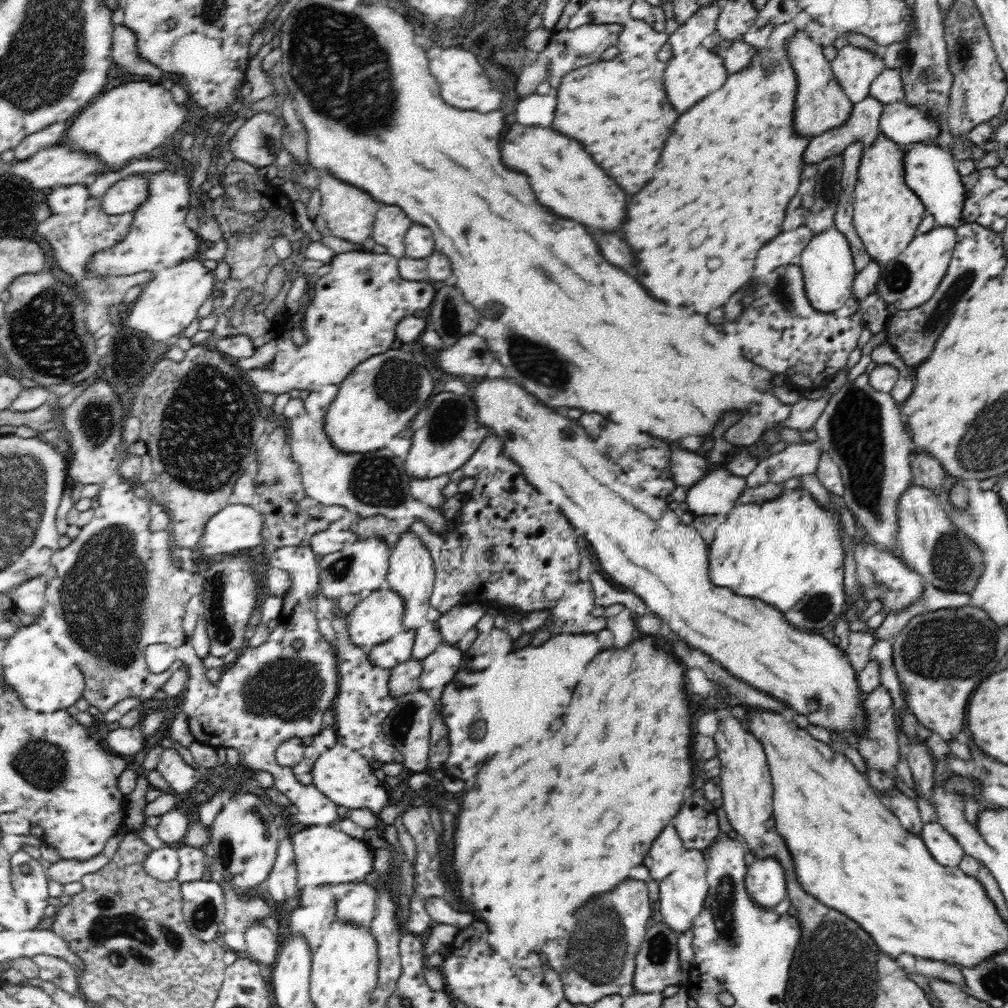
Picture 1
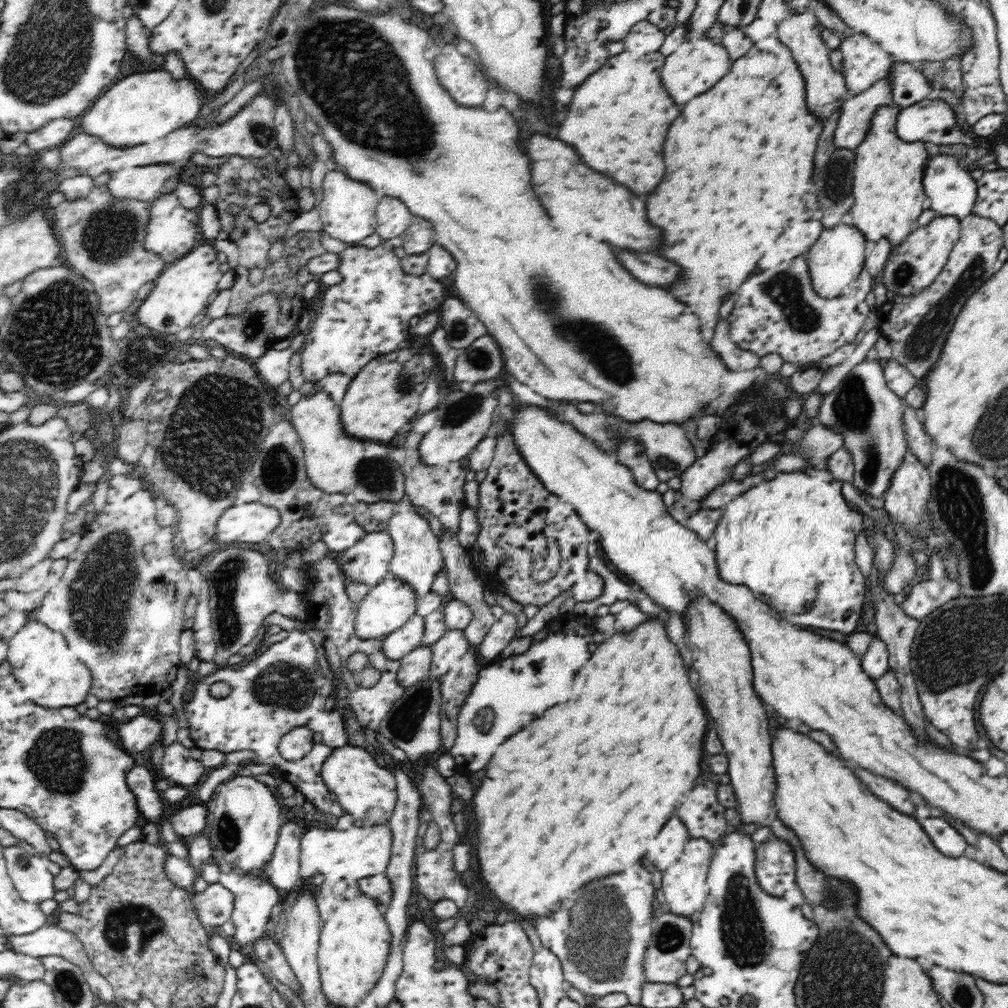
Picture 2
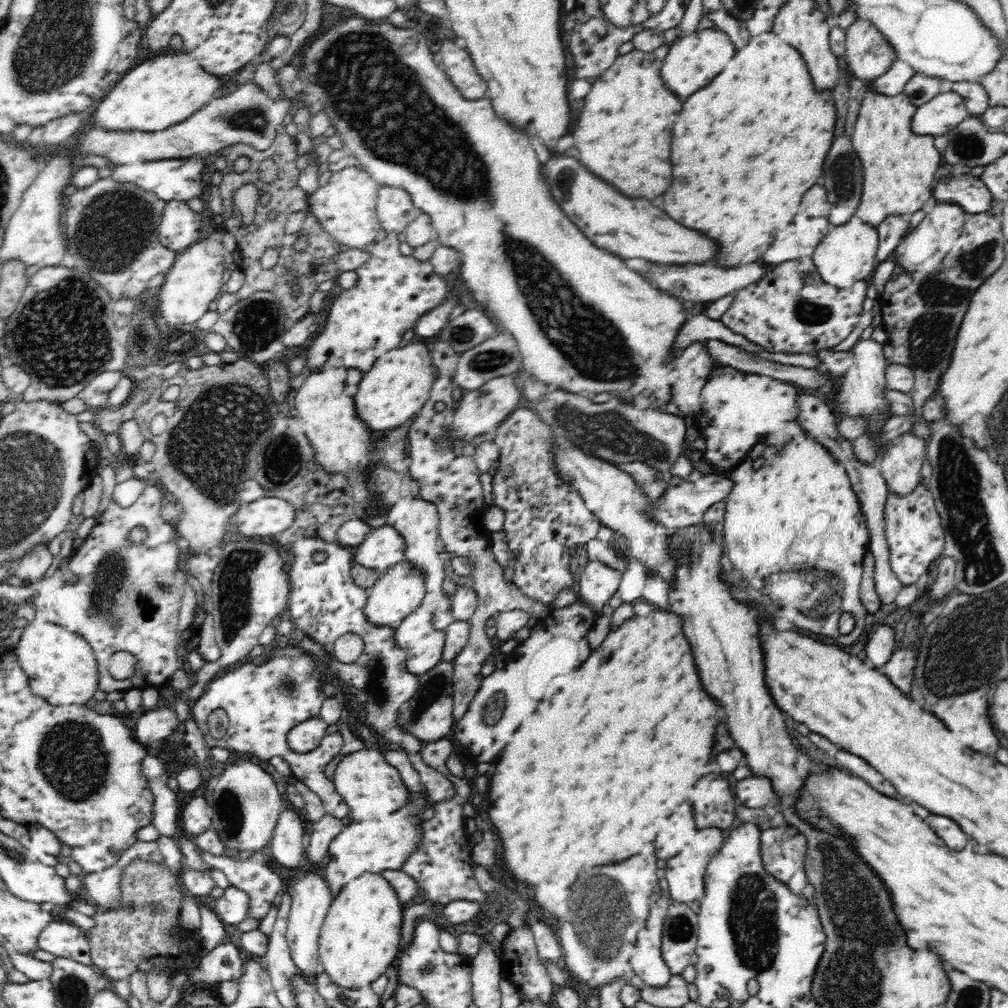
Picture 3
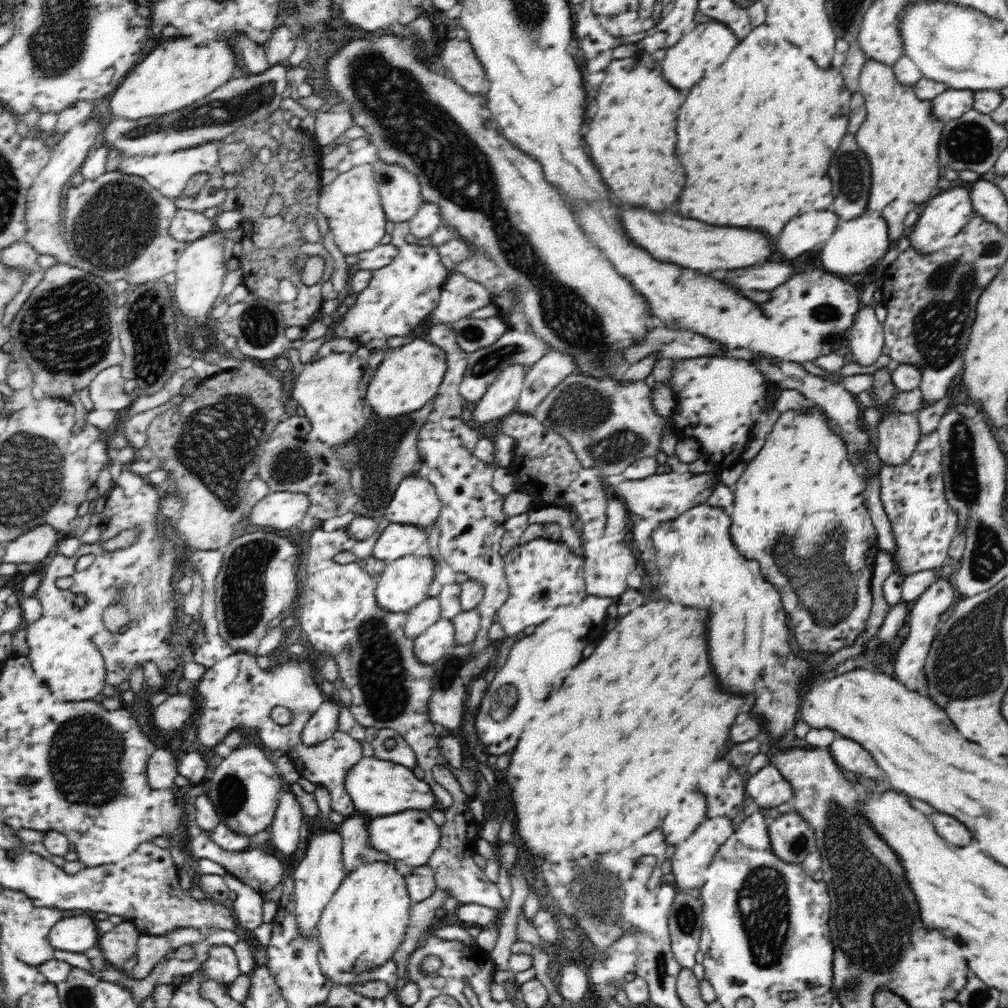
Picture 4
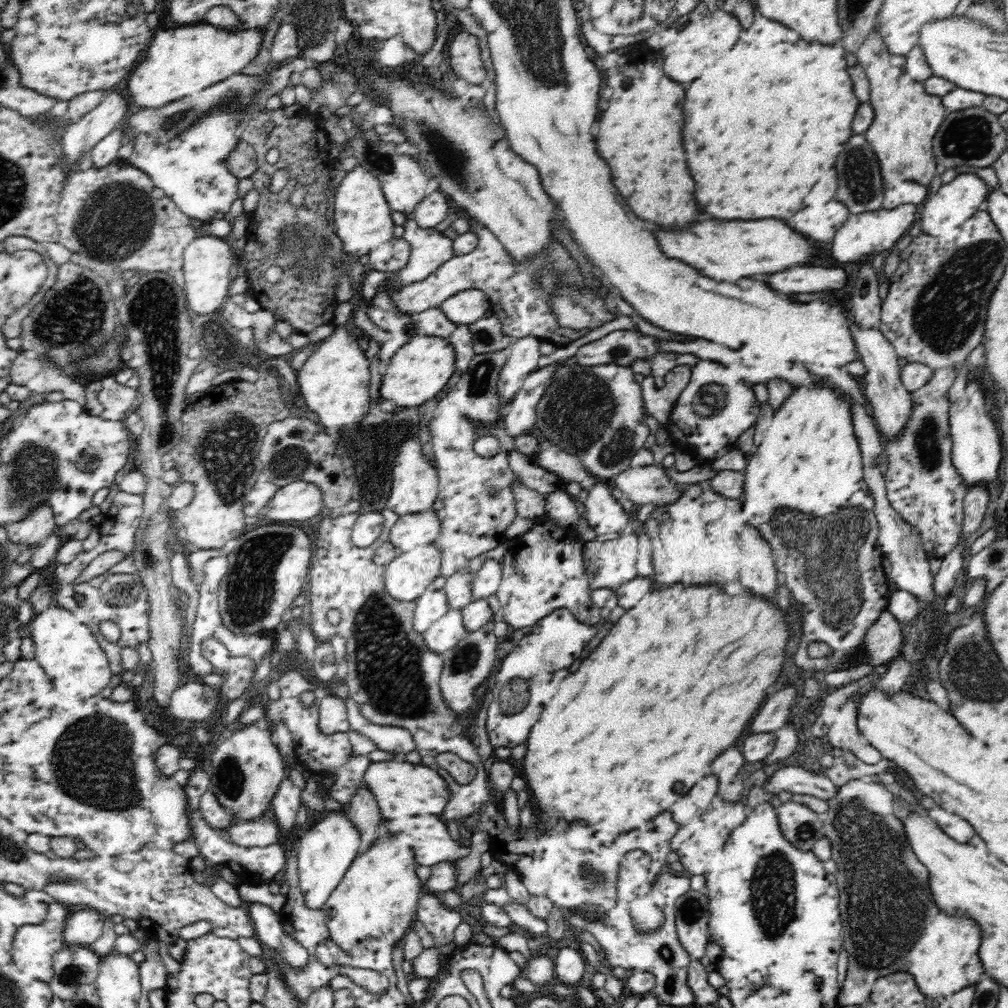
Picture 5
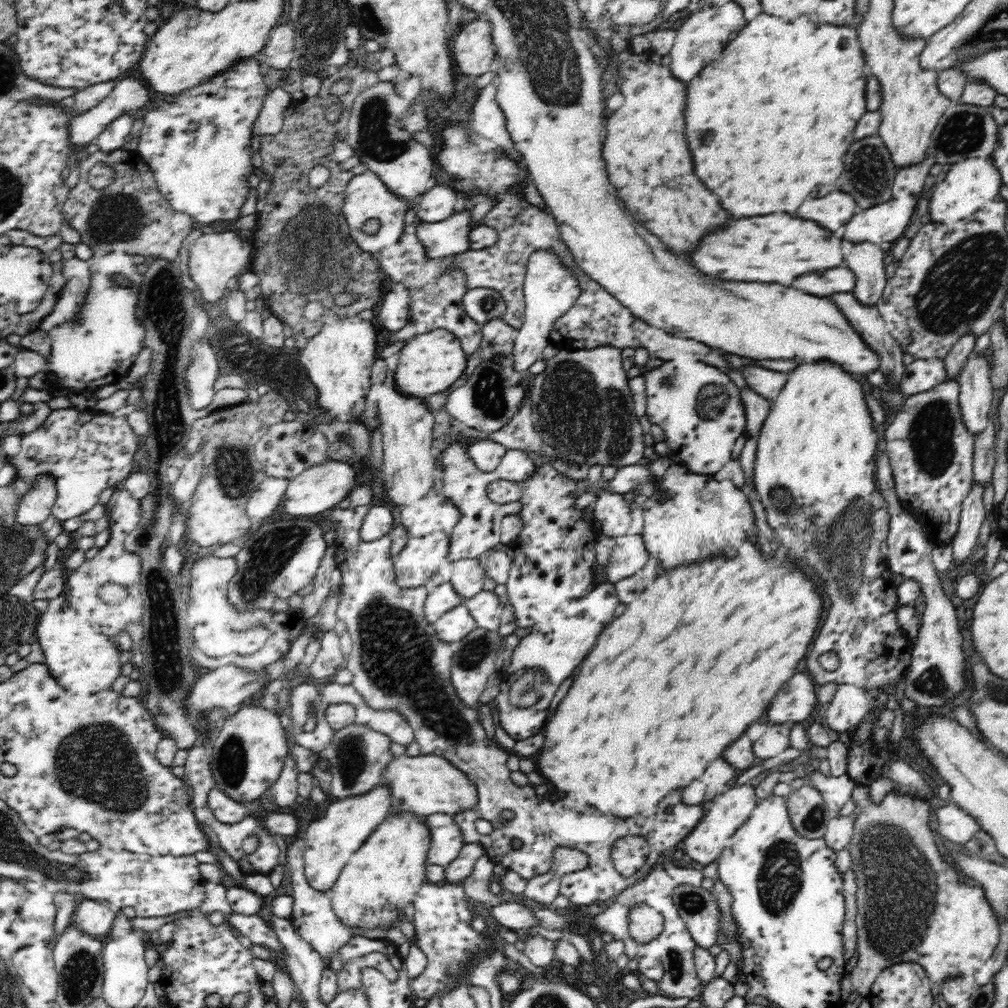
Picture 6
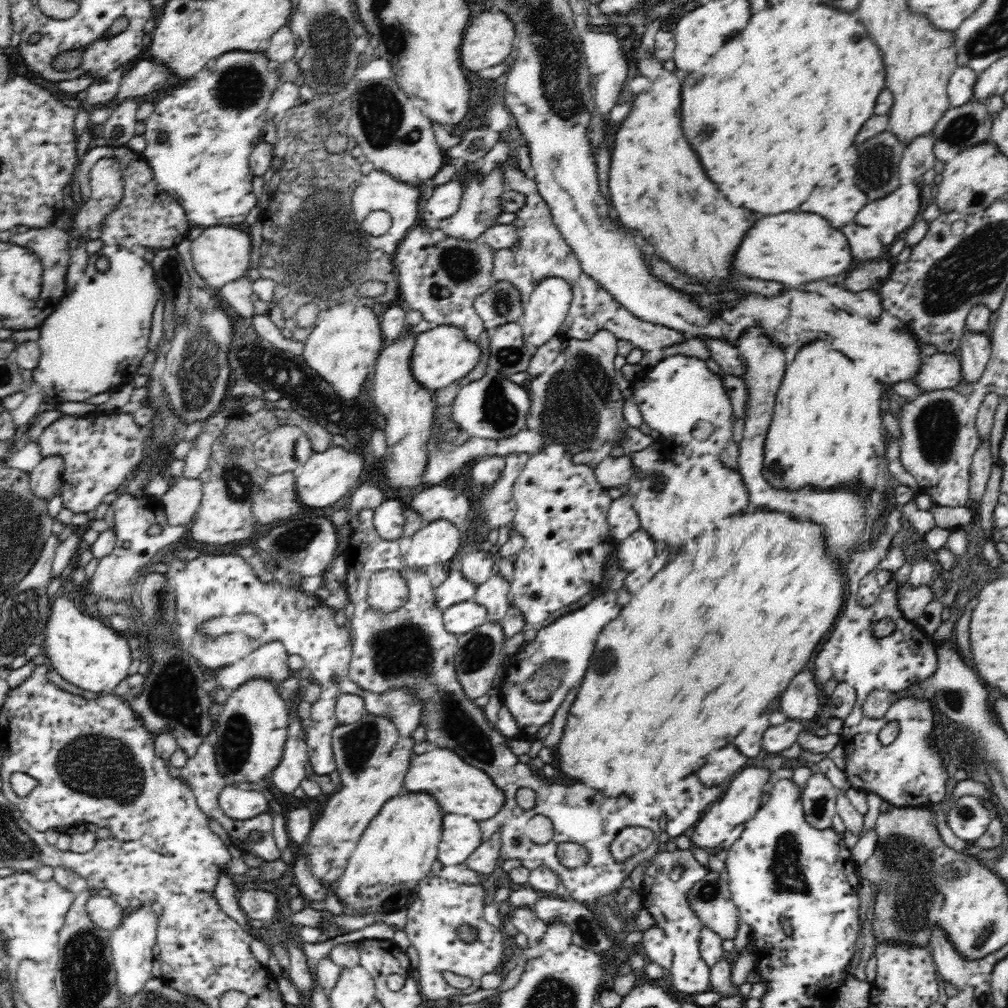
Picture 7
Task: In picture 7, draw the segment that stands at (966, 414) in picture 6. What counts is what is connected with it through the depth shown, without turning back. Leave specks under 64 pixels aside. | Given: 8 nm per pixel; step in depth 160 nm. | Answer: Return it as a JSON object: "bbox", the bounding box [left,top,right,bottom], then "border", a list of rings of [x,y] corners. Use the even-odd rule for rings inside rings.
{"bbox":[957,334,991,385],"border":[[[965,334],[961,338],[957,351],[961,363],[961,382],[971,385],[982,378],[991,350],[991,338],[986,334]]]}

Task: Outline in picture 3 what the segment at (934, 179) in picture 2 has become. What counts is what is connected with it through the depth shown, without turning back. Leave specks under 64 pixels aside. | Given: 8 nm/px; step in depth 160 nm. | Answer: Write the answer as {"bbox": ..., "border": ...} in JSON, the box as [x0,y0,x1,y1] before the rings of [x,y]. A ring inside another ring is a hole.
{"bbox":[932,173,992,215],"border":[[[970,173],[941,175],[932,188],[932,204],[958,205],[968,215],[986,213],[990,202],[992,195],[988,187]]]}

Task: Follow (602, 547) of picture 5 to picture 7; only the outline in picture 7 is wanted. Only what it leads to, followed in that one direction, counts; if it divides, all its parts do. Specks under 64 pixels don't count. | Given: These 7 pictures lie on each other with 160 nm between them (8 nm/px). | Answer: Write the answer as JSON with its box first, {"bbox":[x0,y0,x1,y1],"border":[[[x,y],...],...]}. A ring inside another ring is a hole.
{"bbox":[616,528,659,573],"border":[[[640,528],[617,544],[616,557],[619,570],[627,573],[636,570],[647,560],[654,557],[659,551],[652,537]]]}

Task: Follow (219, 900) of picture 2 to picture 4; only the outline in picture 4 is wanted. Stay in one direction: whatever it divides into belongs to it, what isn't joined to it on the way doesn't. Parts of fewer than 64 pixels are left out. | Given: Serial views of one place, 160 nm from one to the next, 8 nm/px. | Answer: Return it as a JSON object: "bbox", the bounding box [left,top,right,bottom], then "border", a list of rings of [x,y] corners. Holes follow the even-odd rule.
{"bbox":[224,872,263,933],"border":[[[228,872],[224,877],[228,888],[236,893],[236,898],[233,900],[231,908],[233,918],[239,927],[246,928],[251,933],[263,923],[263,896]]]}

